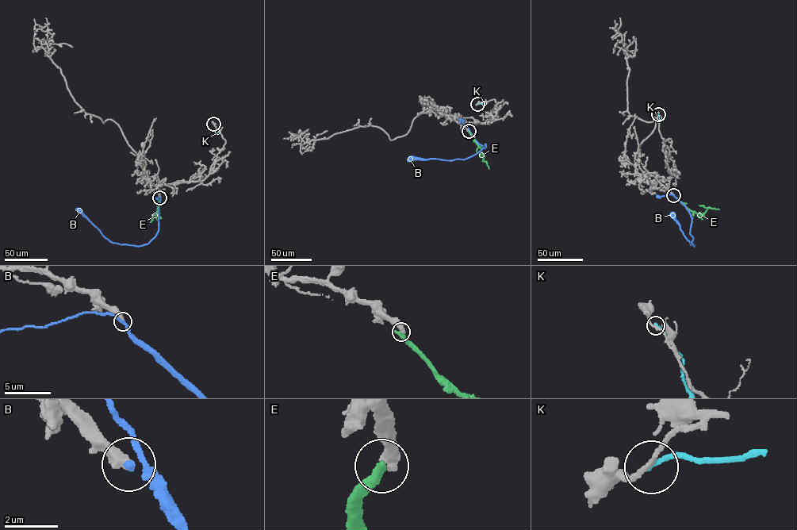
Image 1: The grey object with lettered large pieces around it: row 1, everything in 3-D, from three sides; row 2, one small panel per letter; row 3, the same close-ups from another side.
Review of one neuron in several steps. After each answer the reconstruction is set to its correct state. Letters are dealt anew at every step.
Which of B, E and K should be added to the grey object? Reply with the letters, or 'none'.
B

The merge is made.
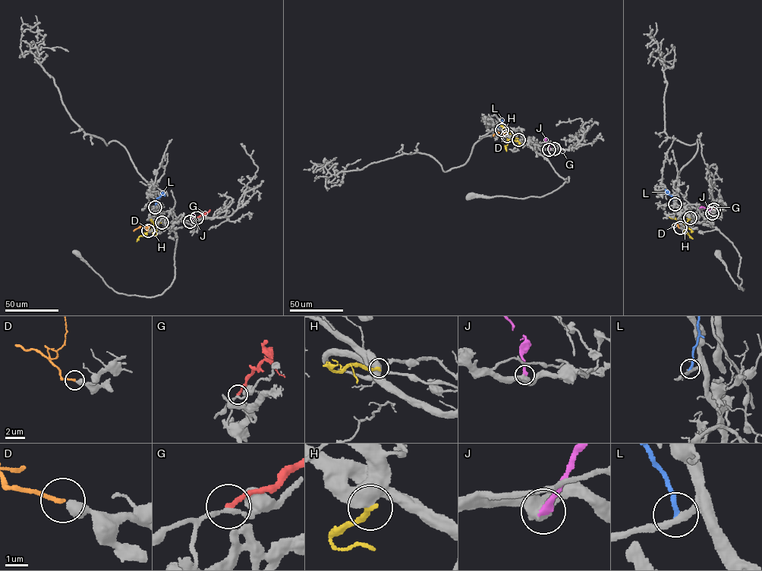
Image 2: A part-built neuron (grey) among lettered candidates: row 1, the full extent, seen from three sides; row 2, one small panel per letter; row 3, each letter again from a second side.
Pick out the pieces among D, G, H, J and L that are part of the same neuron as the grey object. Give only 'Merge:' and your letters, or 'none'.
Merge: D

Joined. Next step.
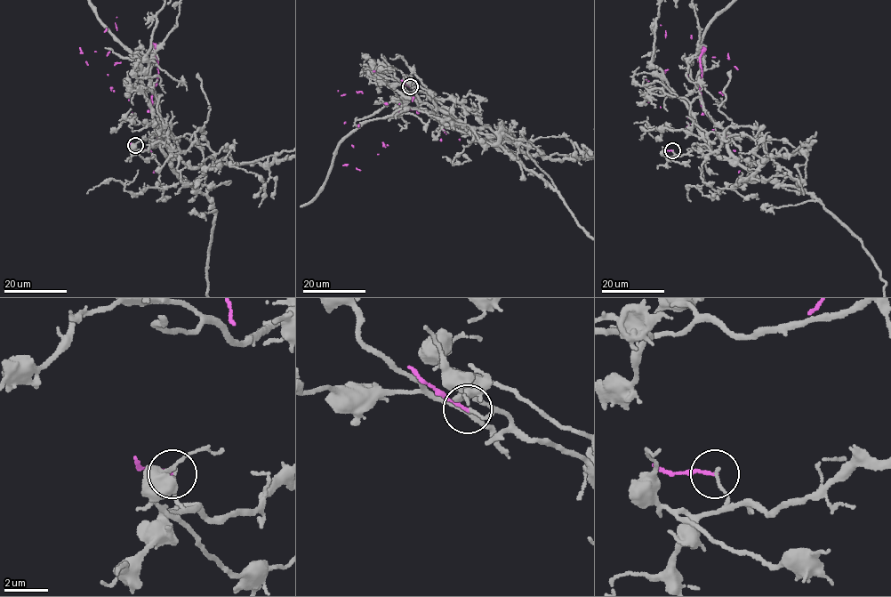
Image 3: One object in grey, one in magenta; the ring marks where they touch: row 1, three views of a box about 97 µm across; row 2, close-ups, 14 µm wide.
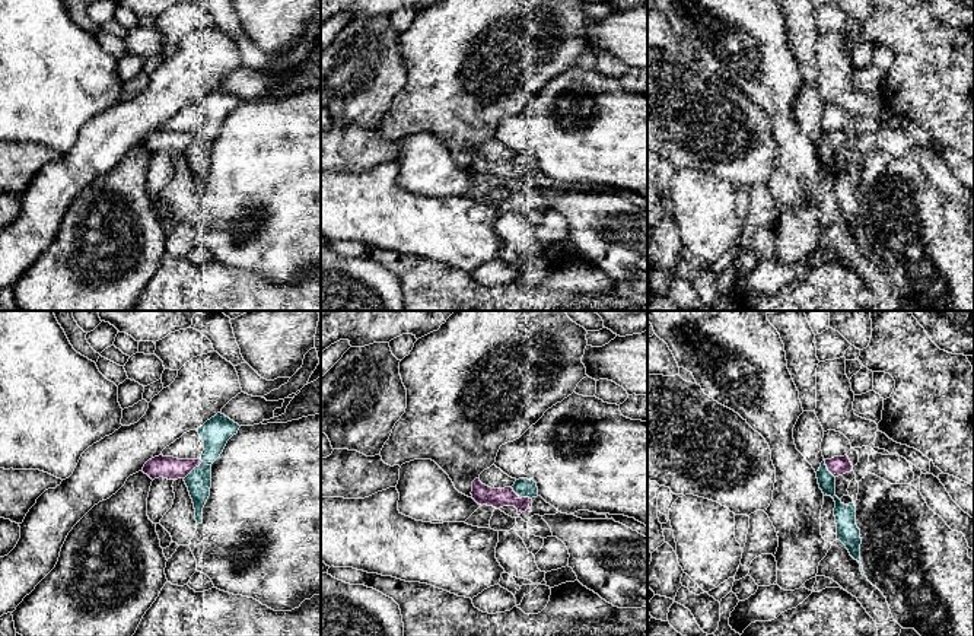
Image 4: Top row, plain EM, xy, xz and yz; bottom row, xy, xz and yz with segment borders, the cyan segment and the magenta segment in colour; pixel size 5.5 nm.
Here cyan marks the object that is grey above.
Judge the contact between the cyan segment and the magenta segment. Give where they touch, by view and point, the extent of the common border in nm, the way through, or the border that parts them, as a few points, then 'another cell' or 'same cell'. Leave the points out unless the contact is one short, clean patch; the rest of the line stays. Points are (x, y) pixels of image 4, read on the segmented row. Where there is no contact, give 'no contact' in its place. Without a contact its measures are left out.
xz (521, 496) | 140 nm | another cell

